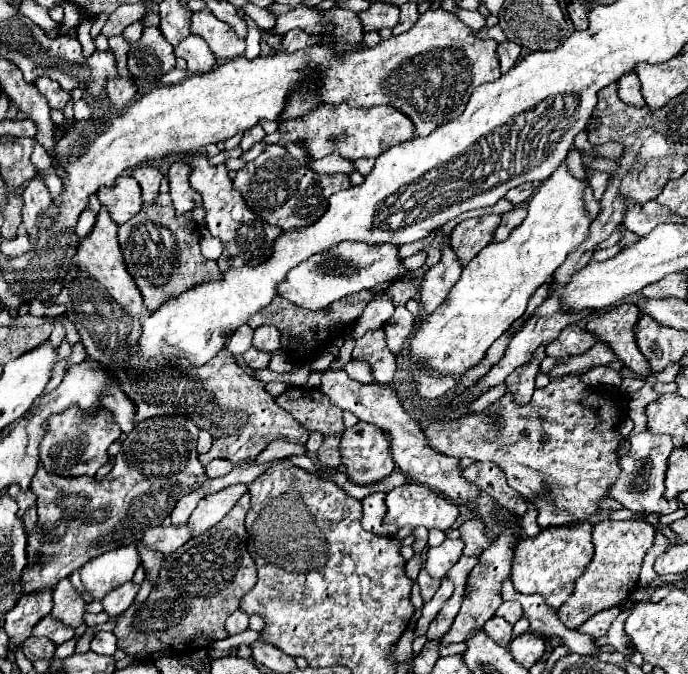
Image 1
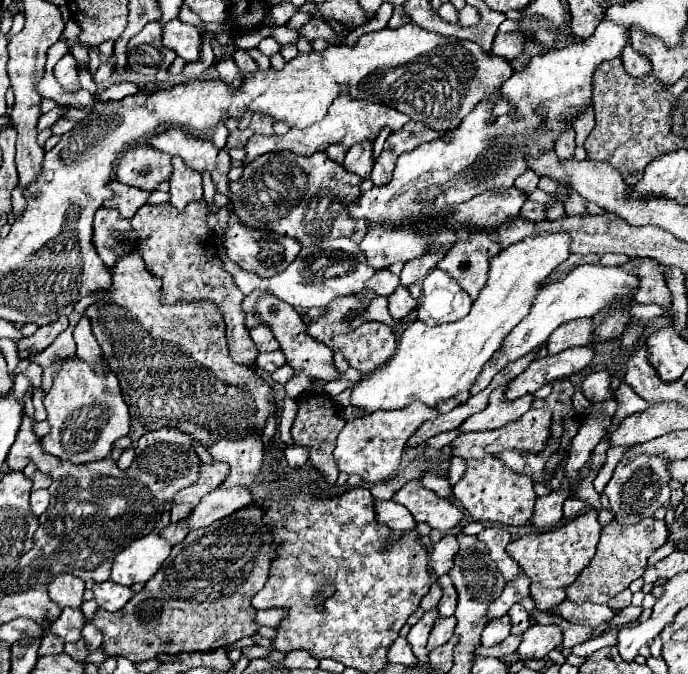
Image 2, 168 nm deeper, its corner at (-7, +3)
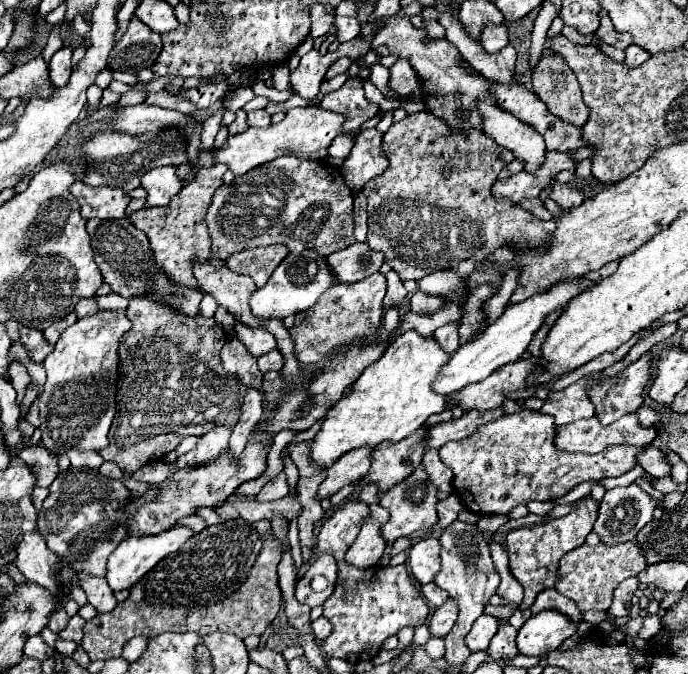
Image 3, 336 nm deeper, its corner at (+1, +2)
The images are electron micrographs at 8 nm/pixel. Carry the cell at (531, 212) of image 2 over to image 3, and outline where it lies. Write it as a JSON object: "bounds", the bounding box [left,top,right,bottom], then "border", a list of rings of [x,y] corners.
{"bounds":[518,198,552,220],"border":[[[536,198],[536,200],[524,200],[518,206],[524,208],[524,210],[528,210],[528,212],[532,212],[536,218],[542,218],[542,220],[550,220],[552,218],[552,214],[544,208],[544,204],[542,204],[540,198]]]}

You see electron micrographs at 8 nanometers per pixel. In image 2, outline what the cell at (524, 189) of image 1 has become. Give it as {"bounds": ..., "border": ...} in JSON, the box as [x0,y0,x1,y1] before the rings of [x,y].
{"bounds":[514,171,538,193],"border":[[[524,171],[520,177],[516,177],[516,183],[514,187],[518,187],[520,191],[524,193],[532,193],[536,187],[538,187],[538,175],[534,171]]]}

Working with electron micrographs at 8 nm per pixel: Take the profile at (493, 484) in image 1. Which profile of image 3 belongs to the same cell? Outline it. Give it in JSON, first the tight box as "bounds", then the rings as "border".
{"bounds":[440,410,644,516],"border":[[[520,410],[480,426],[478,432],[474,432],[464,440],[444,444],[440,448],[440,460],[452,468],[454,488],[462,496],[464,506],[478,516],[488,516],[488,514],[508,514],[514,506],[528,504],[530,500],[540,500],[540,502],[554,500],[586,480],[622,476],[634,466],[638,466],[636,456],[644,452],[644,448],[640,446],[612,446],[598,454],[570,454],[556,448],[554,434],[556,434],[556,424],[550,414],[542,414],[540,410]]]}

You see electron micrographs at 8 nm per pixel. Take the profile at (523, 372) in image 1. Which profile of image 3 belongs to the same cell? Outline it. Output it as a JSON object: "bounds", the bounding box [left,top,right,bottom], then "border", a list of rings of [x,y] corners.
{"bounds":[428,410,504,448],"border":[[[470,410],[466,412],[462,418],[458,420],[450,420],[450,422],[442,422],[432,426],[432,436],[428,436],[428,448],[440,448],[450,440],[462,440],[470,434],[474,434],[478,430],[478,426],[484,426],[486,422],[494,422],[496,418],[502,418],[504,410],[488,410],[488,412],[480,412],[480,410]]]}

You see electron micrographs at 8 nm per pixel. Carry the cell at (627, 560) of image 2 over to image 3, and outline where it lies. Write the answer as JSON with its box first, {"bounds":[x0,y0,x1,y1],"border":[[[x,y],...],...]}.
{"bounds":[556,540,646,612],"border":[[[628,540],[624,544],[598,544],[598,546],[580,546],[574,552],[568,552],[564,560],[560,560],[560,580],[556,590],[562,592],[566,598],[574,600],[582,612],[586,610],[602,610],[606,612],[612,604],[614,590],[626,578],[636,576],[642,568],[646,568],[646,556],[636,540]]]}

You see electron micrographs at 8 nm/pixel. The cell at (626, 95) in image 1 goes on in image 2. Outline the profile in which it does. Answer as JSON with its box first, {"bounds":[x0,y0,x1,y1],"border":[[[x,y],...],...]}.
{"bounds":[622,45,652,77],"border":[[[630,45],[630,47],[624,47],[624,51],[622,51],[622,61],[624,61],[624,69],[626,69],[628,75],[632,75],[632,77],[642,77],[642,75],[646,75],[646,73],[652,69],[650,63],[648,63],[648,59],[644,59],[638,51],[634,51],[632,45]]]}

